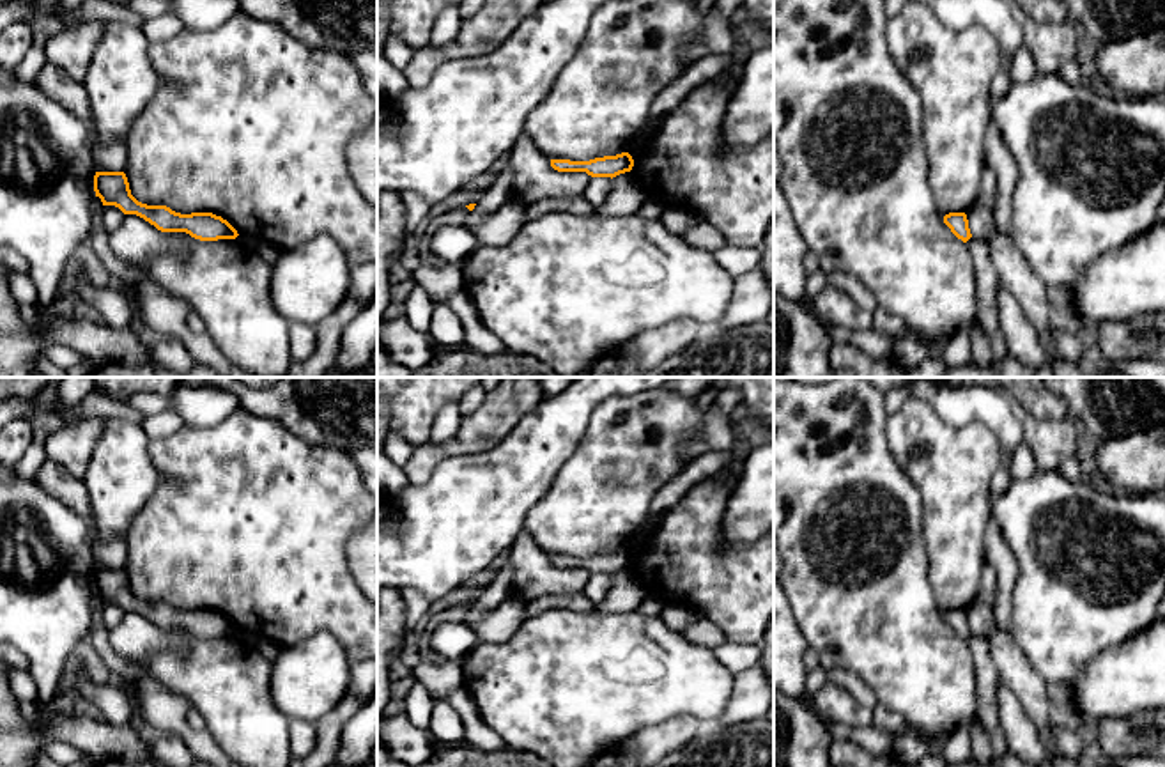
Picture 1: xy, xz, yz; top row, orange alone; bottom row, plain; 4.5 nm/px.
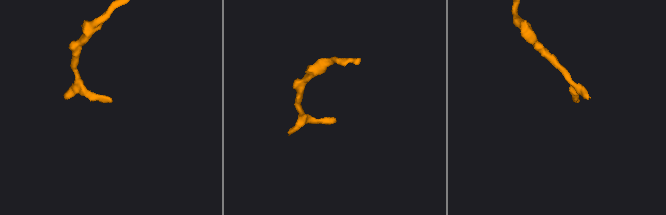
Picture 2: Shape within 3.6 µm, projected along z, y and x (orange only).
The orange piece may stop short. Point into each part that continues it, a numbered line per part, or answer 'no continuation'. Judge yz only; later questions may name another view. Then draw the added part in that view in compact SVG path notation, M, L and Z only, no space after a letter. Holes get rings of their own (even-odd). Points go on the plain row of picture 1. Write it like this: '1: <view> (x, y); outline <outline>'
no continuation

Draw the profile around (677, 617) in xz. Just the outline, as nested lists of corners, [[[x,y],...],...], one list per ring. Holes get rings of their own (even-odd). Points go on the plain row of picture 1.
[[[666,604],[660,613],[659,613],[660,620],[675,632],[683,634],[683,631],[698,622],[698,620],[705,620],[705,615],[691,606],[691,604]]]

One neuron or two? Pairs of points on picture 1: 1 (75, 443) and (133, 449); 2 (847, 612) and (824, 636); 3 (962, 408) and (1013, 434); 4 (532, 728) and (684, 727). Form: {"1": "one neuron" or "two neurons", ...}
{"1": "two neurons", "2": "one neuron", "3": "one neuron", "4": "two neurons"}

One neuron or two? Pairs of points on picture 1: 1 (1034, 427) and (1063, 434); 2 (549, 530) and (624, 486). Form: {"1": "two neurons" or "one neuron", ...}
{"1": "one neuron", "2": "one neuron"}

